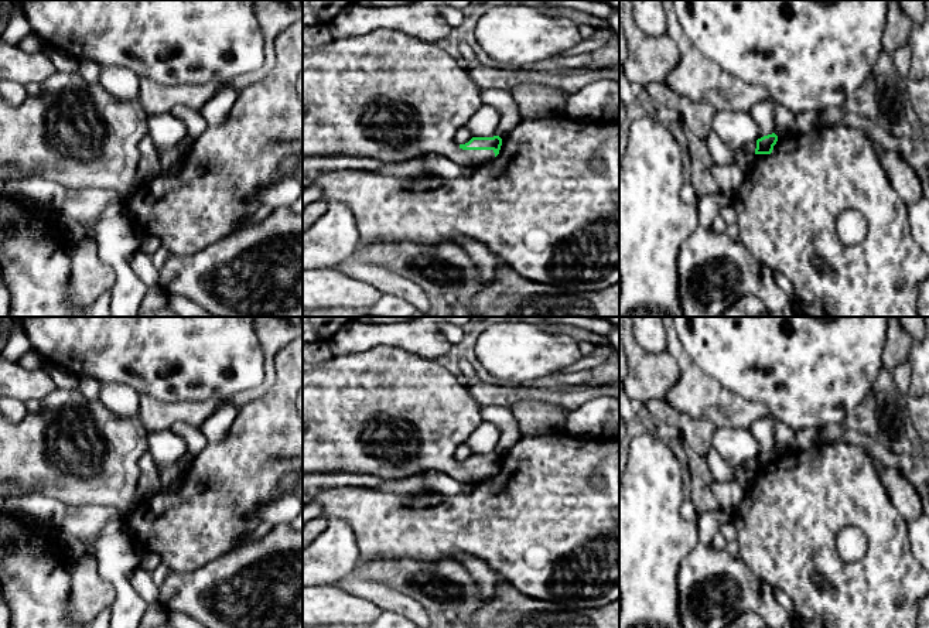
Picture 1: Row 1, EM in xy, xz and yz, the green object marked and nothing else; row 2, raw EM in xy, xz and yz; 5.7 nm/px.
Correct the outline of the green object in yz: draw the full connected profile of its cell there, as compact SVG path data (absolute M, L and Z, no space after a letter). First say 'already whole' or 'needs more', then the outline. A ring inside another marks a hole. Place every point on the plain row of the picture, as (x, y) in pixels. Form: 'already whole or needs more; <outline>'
already whole; M775 450L758 455L755 471L771 471L776 458L778 453Z

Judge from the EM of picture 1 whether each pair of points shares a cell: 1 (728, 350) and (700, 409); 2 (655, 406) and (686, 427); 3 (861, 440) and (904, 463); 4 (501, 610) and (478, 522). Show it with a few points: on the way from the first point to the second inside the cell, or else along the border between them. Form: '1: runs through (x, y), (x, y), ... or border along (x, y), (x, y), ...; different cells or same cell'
1: border along (689, 357), (731, 398), (740, 399); different cells
2: runs through (662, 413), (679, 422); same cell
3: runs through (871, 446), (883, 456), (894, 460); same cell
4: border along (501, 577), (518, 590), (532, 596); different cells

